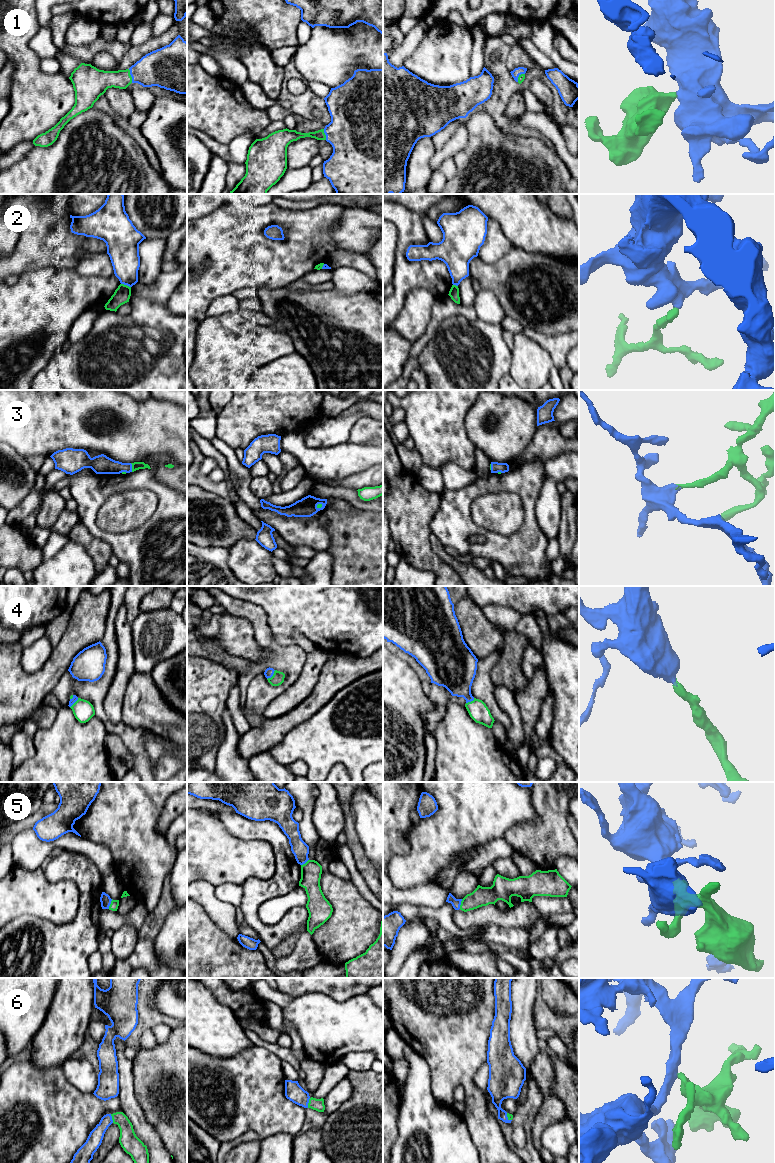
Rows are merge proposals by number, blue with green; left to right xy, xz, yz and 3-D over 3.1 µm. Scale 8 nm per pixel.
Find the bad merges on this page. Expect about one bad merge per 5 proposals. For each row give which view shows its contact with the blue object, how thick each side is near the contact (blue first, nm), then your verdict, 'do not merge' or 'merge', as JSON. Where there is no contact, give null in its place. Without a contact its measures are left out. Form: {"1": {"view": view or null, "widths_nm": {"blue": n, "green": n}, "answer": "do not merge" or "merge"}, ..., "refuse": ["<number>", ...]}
{"1": {"view": "xy", "widths_nm": {"blue": 300, "green": 170}, "answer": "merge"}, "2": {"view": "xy", "widths_nm": {"blue": 240, "green": 130}, "answer": "do not merge"}, "3": {"view": "xy", "widths_nm": {"blue": 160, "green": 60}, "answer": "merge"}, "4": {"view": "xz", "widths_nm": {"blue": 70, "green": 100}, "answer": "merge"}, "5": {"view": "xy", "widths_nm": {"blue": 90, "green": 70}, "answer": "merge"}, "6": {"view": "xz", "widths_nm": {"blue": 150, "green": 100}, "answer": "merge"}, "refuse": ["2"]}

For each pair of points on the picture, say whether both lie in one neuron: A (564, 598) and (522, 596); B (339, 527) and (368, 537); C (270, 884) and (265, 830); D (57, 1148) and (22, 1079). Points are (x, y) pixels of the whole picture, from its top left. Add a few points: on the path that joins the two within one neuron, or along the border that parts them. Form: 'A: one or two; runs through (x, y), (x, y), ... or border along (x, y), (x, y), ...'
A: one; runs through (554, 596), (532, 596)
B: one; runs through (346, 530), (354, 537), (361, 537)
C: one; runs through (281, 871), (281, 846), (278, 843)
D: one; runs through (46, 1131), (42, 1112), (38, 1103), (31, 1096)

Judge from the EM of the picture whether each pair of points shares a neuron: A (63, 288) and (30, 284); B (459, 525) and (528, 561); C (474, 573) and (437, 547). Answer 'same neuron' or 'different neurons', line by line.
A: same neuron
B: same neuron
C: same neuron

